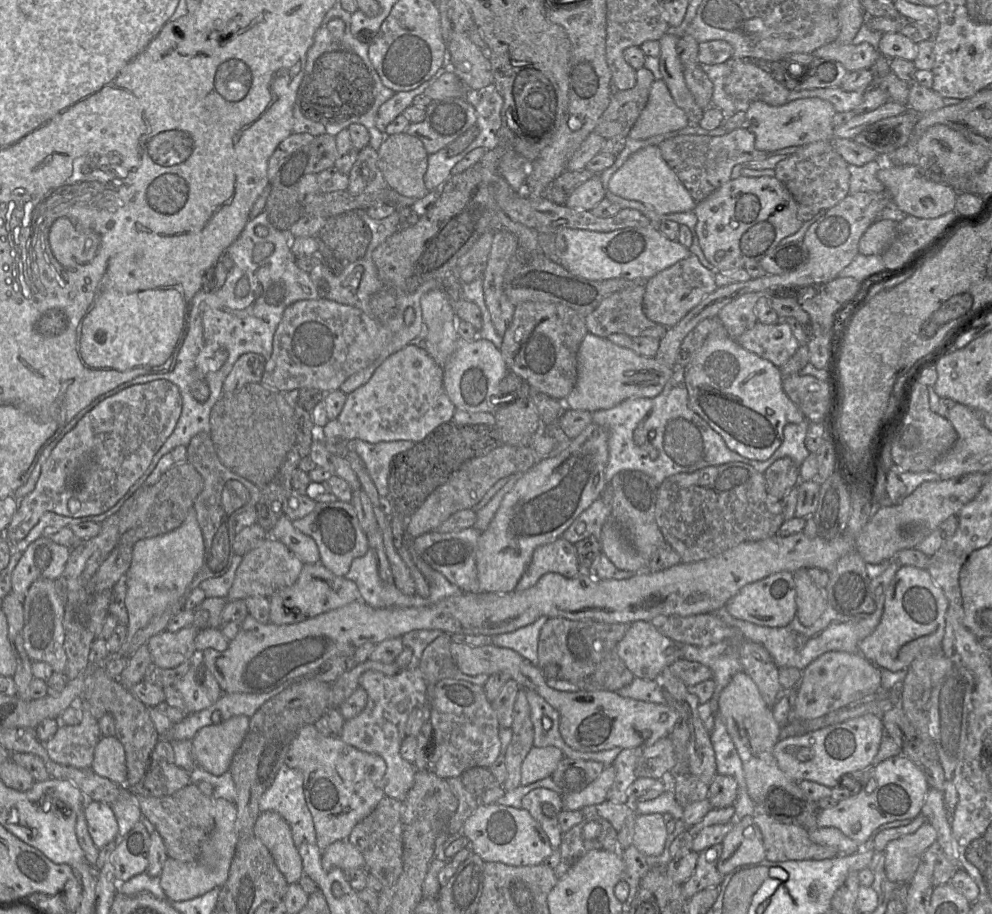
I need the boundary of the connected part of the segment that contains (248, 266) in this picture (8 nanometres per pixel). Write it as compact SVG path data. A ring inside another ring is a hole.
M261 212L251 218L240 236L226 249L234 265L228 270L224 285L216 292L200 290L193 298L188 316L185 339L177 356L176 365L168 373L155 373L137 376L107 392L107 397L135 384L154 380L169 380L174 383L182 398L182 411L172 434L153 457L146 475L150 475L159 460L177 446L187 446L191 439L201 432L210 434L210 413L212 407L223 394L223 384L238 358L249 352L261 354L266 360L273 350L273 337L285 309L299 300L320 298L320 289L313 283L309 273L301 270L295 263L296 258L290 249L290 233L280 231L269 222L267 213ZM262 225L268 228L266 237L259 237L255 228ZM260 243L274 245L273 253L261 262L253 260L253 248ZM225 347L228 357L217 370L210 371L210 363L218 349ZM204 379L210 388L210 397L206 402L197 401L191 394L191 383Z

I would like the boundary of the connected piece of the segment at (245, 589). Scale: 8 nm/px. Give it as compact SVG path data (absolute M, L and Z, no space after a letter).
M268 535L256 548L242 556L242 561L236 571L233 584L226 597L206 598L197 609L208 611L211 628L221 628L221 613L228 602L246 599L250 596L270 597L282 588L292 585L299 577L304 563L282 542Z

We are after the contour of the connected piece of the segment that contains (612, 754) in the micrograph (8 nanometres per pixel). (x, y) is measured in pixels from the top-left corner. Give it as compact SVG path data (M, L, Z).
M525 689L531 709L534 729L534 746L555 746L570 759L601 762L605 767L612 765L622 748L615 747L599 752L582 752L569 747L559 731L559 713L543 697L531 689Z

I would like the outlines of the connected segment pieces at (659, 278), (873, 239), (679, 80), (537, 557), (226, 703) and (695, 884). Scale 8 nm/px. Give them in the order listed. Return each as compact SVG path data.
M696 255L682 259L645 282L642 308L647 318L667 328L675 326L718 286L714 273L705 268Z
M888 219L876 220L863 233L858 244L858 253L882 255L894 240L898 223Z
M669 30L659 40L661 52L658 58L661 79L667 85L676 105L686 113L689 125L697 126L704 110L697 104L686 84L683 65L677 53L678 39L676 33Z
M563 537L537 547L532 559L515 586L515 590L523 591L534 586L539 578L547 573L559 573L571 578L580 571L574 544Z
M285 682L274 690L264 693L223 693L213 704L221 713L221 720L218 723L221 724L238 715L251 718L266 701L281 693L291 683Z
M717 843L698 854L697 864L692 876L682 884L682 891L686 898L691 898L703 889L721 885L725 875L717 870L717 863L722 850L722 843Z

